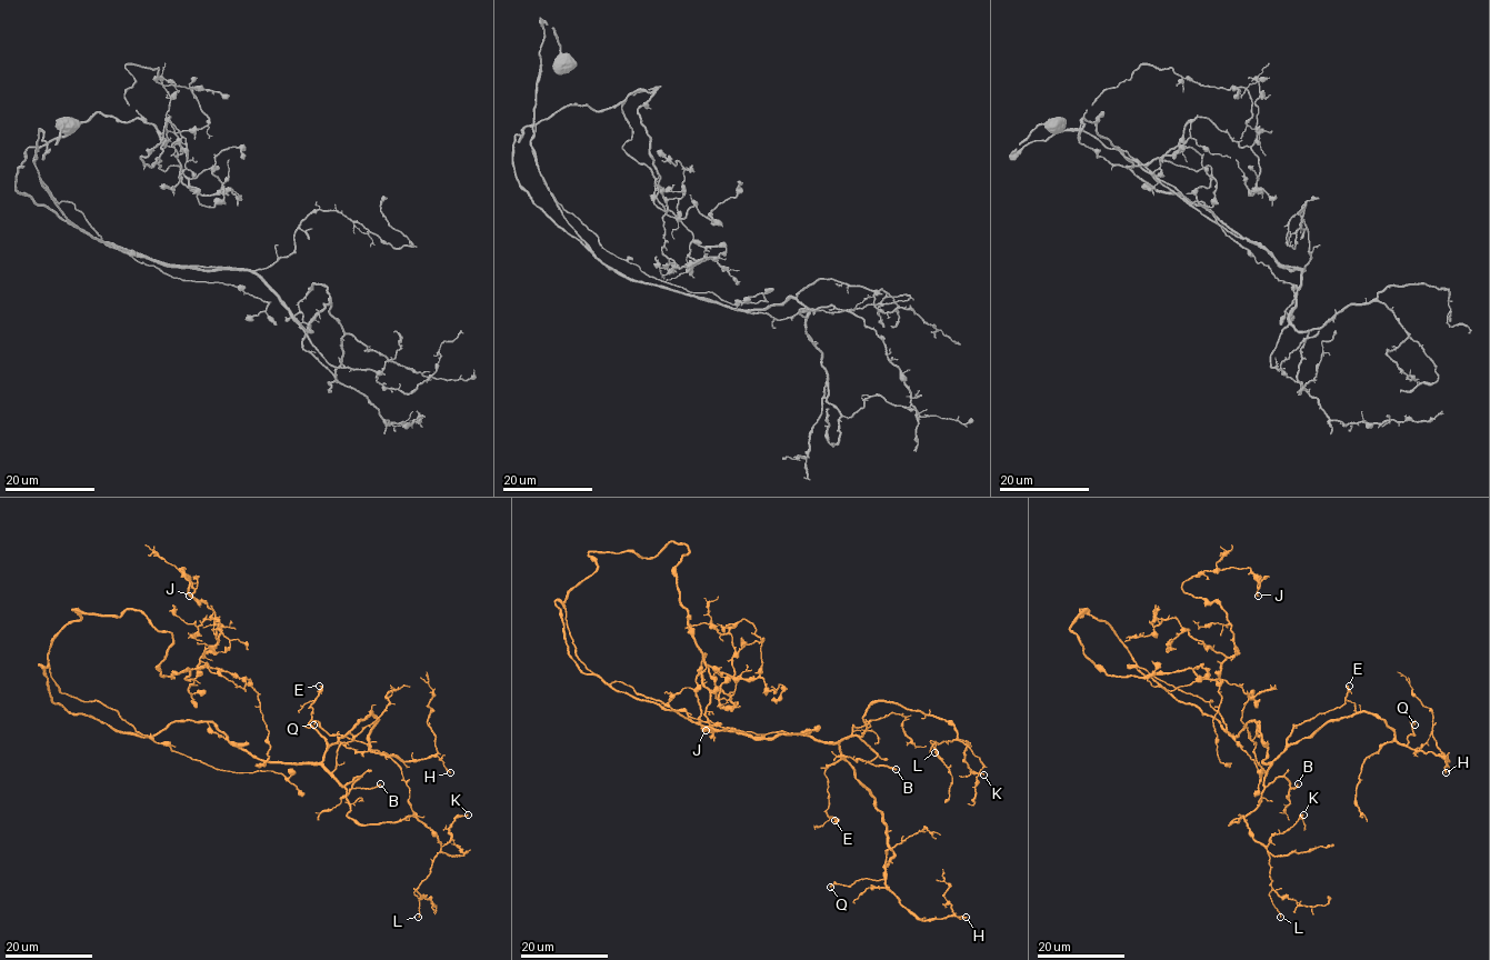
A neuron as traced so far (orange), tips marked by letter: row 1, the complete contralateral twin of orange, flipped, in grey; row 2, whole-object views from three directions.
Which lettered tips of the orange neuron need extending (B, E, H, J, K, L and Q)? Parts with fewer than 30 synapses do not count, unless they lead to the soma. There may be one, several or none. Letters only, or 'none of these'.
B

